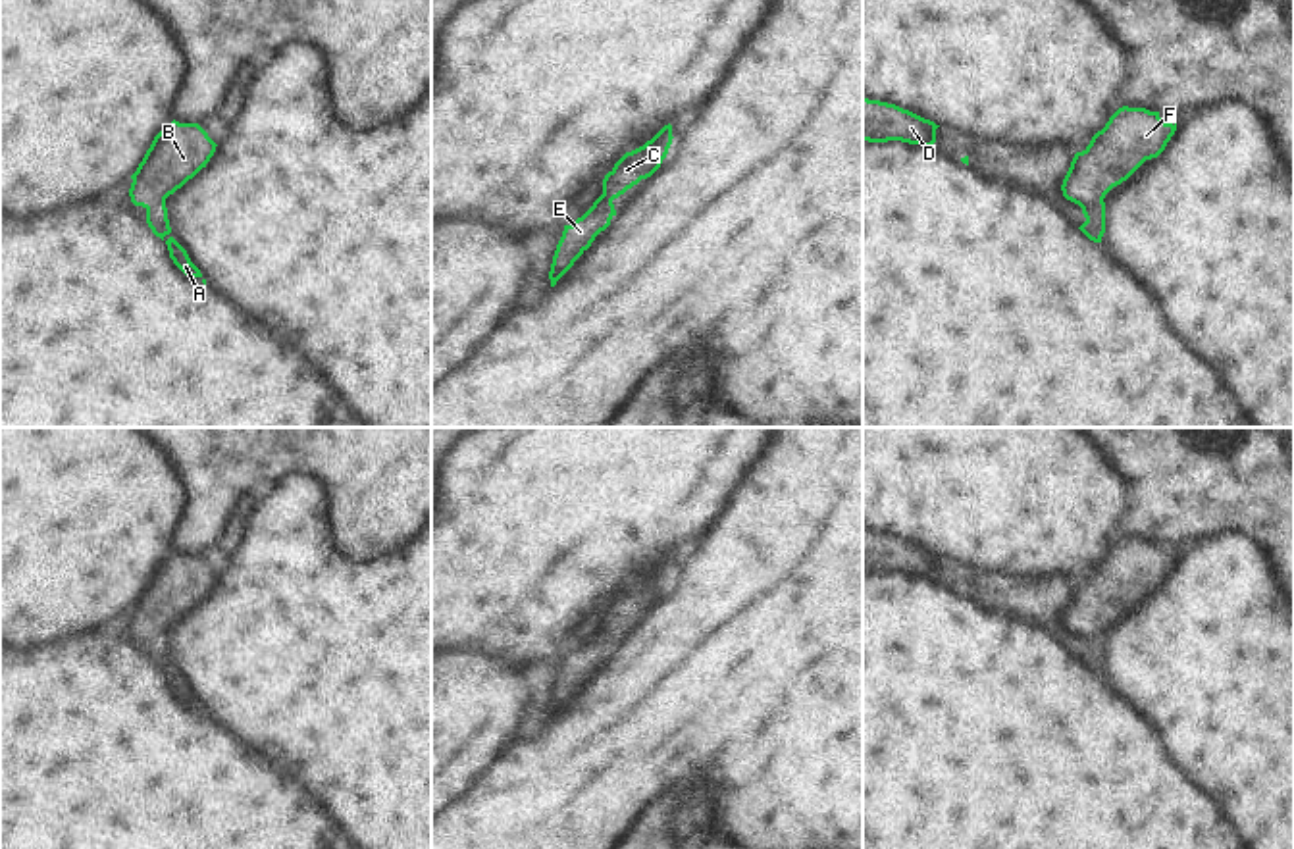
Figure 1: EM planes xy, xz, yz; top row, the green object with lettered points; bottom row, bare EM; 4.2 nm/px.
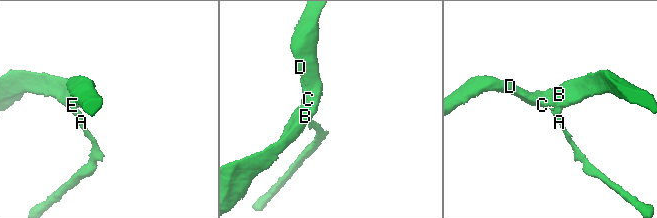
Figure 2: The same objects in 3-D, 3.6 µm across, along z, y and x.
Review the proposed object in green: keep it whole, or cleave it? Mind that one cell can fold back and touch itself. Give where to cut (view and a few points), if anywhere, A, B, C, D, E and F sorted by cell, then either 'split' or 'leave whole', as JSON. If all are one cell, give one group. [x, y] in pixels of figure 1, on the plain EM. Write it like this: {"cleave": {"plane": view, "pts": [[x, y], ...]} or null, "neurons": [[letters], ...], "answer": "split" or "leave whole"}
{"cleave": {"plane": "yz", "pts": [[1102, 630], [1094, 638], [1083, 640]]}, "neurons": [["A"], ["B", "C", "D", "E", "F"]], "answer": "split"}

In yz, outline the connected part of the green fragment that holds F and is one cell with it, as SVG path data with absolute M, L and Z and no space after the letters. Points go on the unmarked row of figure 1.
M1119 539L1090 576L1074 585L1061 616L1063 628L1080 639L1096 639L1146 591L1157 589L1175 562L1177 554L1165 554L1159 543Z

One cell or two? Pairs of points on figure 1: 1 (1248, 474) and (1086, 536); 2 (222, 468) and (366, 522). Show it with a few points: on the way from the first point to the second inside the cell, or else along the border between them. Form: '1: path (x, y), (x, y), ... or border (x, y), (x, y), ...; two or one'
1: border (1123, 480), (1125, 505), (1117, 518), (1117, 538); two
2: path (260, 461), (314, 461), (337, 484); one

